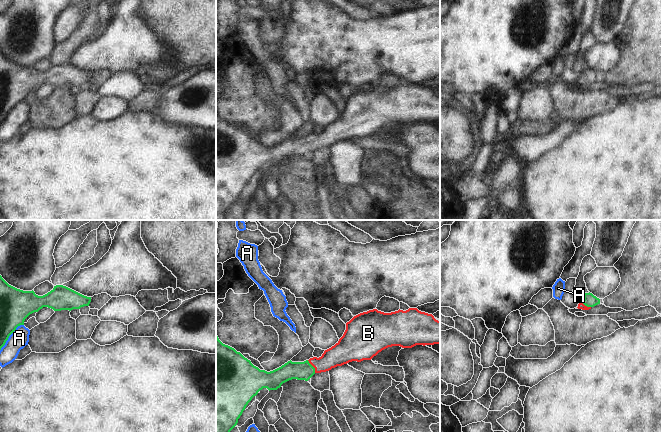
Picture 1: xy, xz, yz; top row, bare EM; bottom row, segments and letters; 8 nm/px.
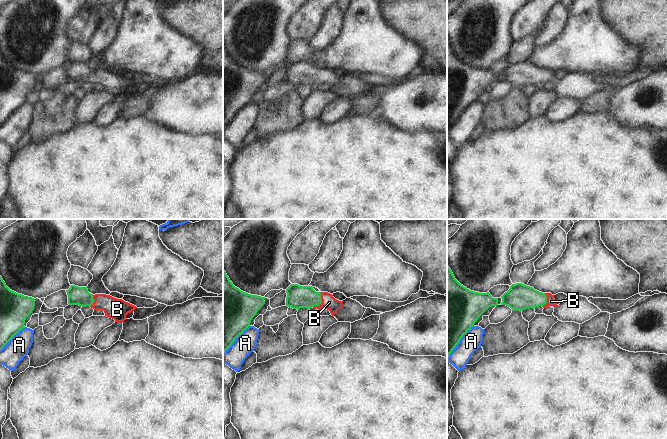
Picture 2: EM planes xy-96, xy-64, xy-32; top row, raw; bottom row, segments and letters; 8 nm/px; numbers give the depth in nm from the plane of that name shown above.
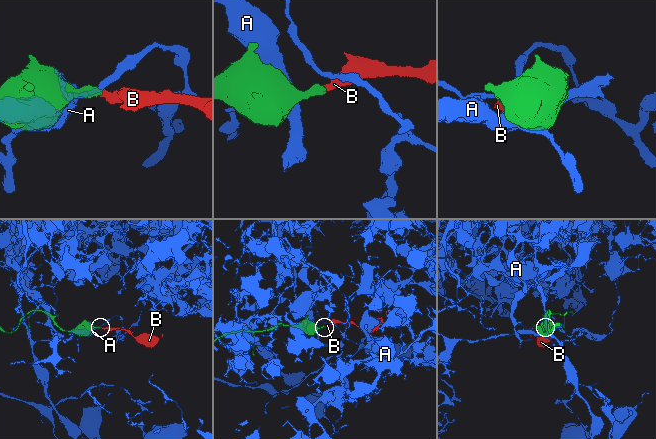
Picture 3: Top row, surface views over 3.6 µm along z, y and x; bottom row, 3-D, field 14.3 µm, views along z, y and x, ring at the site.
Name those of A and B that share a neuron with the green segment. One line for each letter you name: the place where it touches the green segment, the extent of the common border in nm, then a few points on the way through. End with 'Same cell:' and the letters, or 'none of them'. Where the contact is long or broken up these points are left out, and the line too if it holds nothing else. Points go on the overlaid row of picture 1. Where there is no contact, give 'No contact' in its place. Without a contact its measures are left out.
B: Touches green at yz (583, 303). Shared border 110 nm. Path across: yz (590, 300), (583, 303), (580, 306)
Same cell: B

